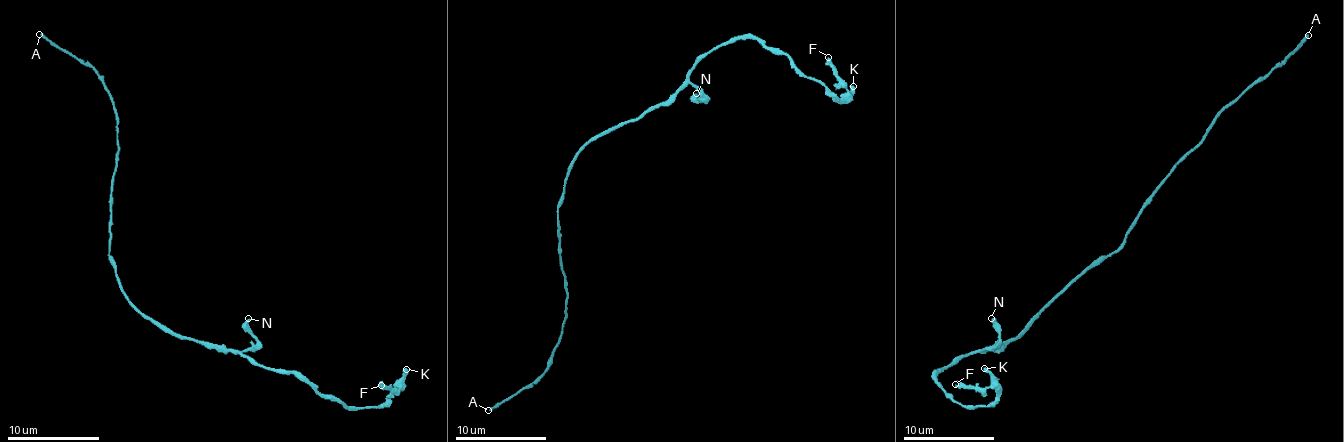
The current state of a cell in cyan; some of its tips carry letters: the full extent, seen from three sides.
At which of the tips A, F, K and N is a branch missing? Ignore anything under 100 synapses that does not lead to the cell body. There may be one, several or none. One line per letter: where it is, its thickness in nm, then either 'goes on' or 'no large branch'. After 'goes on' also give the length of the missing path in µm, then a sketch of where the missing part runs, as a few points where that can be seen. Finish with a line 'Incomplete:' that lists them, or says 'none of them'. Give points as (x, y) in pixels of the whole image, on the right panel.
A: (1308, 35) | 220 nm | goes on | 200 µm
F: (955, 384) | 320 nm | no large branch
K: (984, 368) | 320 nm | no large branch
N: (991, 318) | 320 nm | no large branch
Incomplete: A

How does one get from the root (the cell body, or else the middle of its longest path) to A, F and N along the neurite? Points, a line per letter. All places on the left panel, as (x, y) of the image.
A: (131, 302), (108, 256), (111, 185), (117, 153), (117, 117), (111, 94), (90, 66), (39, 34)
F: (131, 302), (177, 334), (296, 374), (349, 408), (379, 408), (400, 390), (381, 385)
N: (131, 302), (145, 316), (177, 334), (230, 351), (246, 351), (253, 344), (255, 337), (248, 318)

